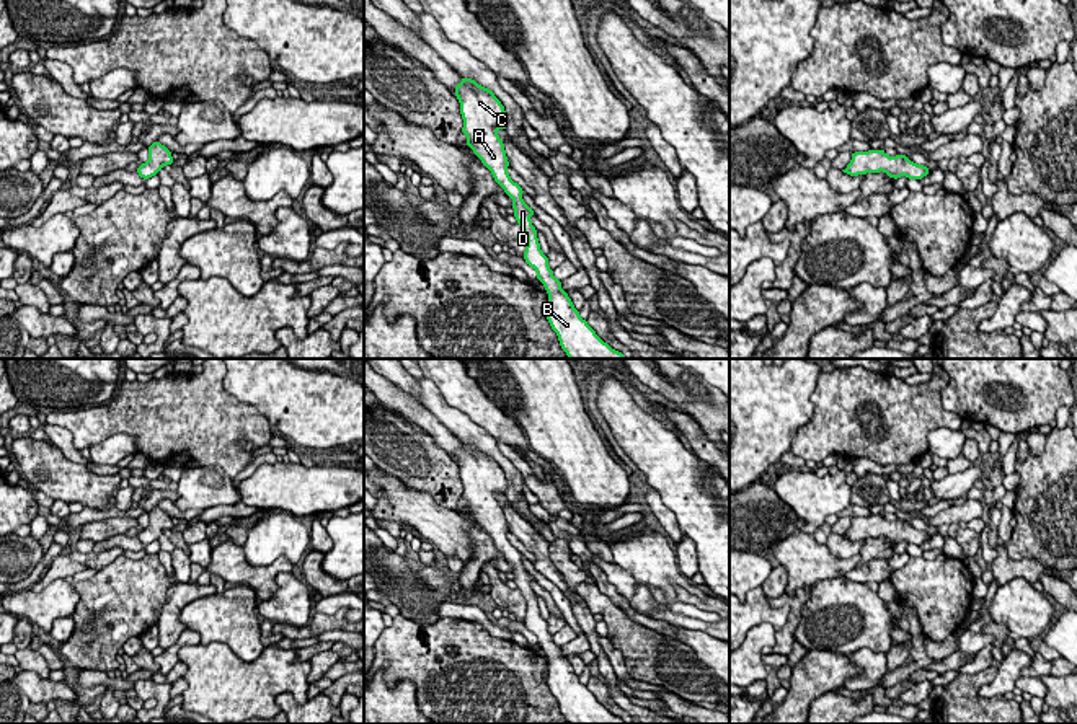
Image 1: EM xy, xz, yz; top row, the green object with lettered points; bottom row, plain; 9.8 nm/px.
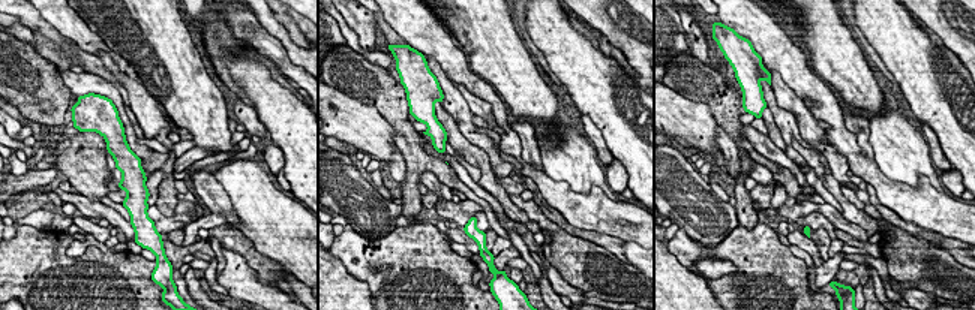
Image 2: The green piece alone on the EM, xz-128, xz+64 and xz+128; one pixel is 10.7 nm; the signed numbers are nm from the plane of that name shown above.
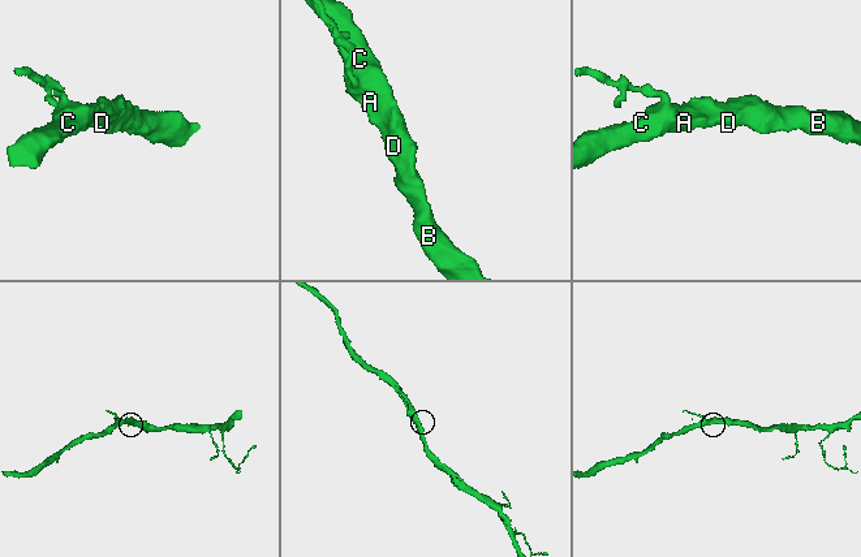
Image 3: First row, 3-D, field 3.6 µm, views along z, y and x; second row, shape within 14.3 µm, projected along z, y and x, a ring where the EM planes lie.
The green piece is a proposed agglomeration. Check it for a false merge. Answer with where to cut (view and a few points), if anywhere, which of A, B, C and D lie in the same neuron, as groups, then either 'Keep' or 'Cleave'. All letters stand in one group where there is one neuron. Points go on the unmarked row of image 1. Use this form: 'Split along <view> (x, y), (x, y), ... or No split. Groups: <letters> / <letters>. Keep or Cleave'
No split. Groups: A B C D. Keep

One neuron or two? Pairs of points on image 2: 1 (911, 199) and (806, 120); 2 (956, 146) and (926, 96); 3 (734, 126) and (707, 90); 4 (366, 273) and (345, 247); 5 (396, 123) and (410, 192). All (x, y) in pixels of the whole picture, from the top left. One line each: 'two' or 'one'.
1: two
2: one
3: one
4: one
5: one

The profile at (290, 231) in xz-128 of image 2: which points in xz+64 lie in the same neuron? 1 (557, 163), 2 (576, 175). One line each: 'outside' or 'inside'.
1: inside
2: inside

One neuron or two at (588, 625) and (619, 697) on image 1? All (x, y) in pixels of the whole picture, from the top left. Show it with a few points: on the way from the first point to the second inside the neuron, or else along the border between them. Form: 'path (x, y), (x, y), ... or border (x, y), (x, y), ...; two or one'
path (594, 643), (611, 679); one

